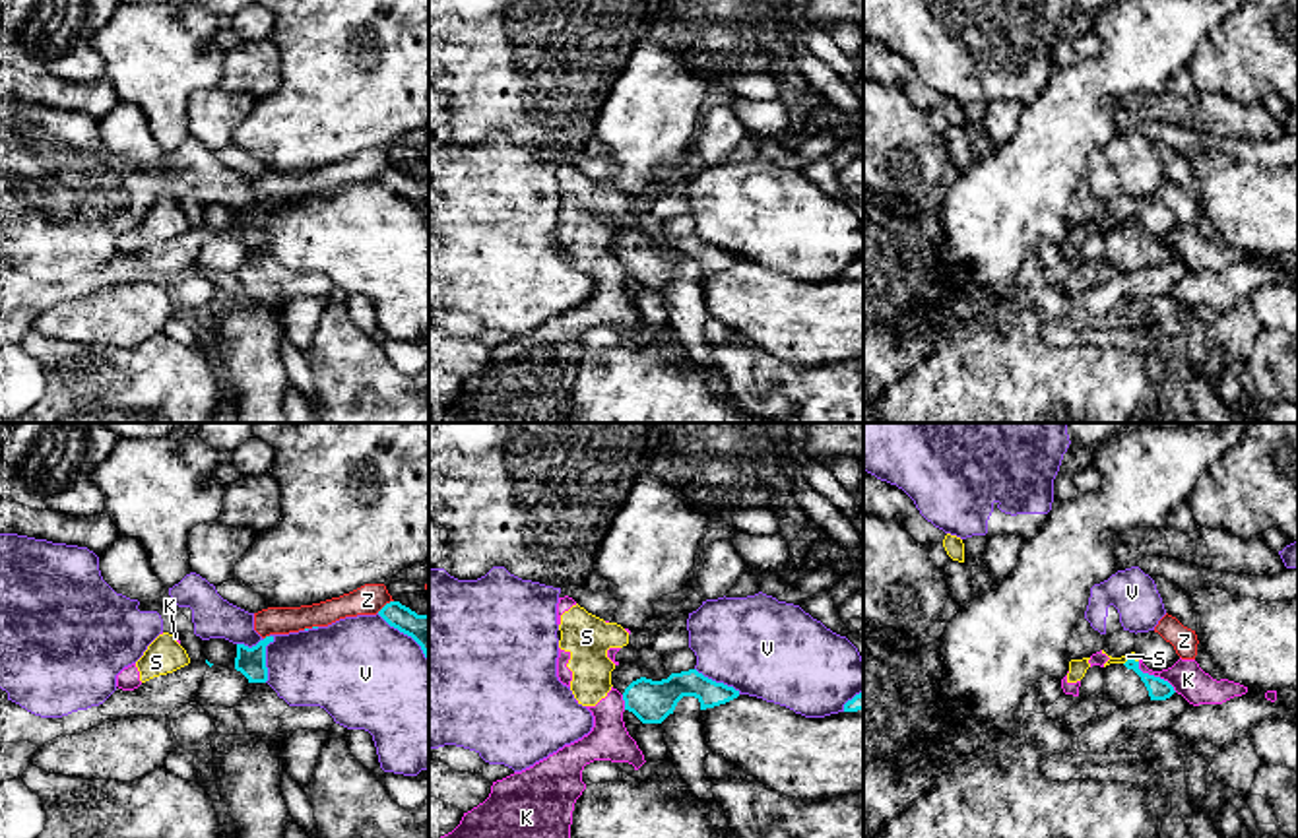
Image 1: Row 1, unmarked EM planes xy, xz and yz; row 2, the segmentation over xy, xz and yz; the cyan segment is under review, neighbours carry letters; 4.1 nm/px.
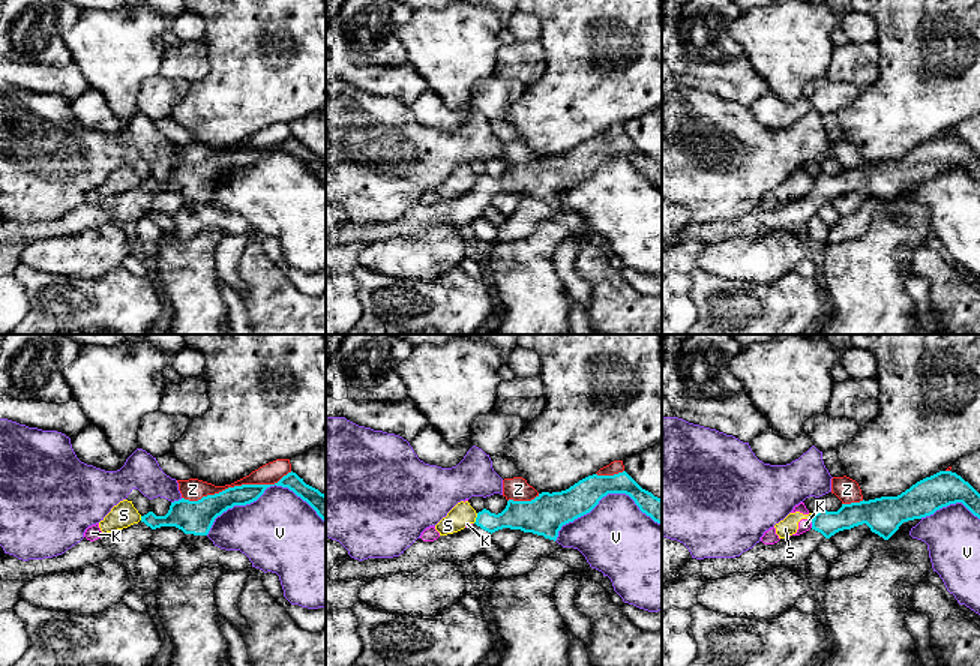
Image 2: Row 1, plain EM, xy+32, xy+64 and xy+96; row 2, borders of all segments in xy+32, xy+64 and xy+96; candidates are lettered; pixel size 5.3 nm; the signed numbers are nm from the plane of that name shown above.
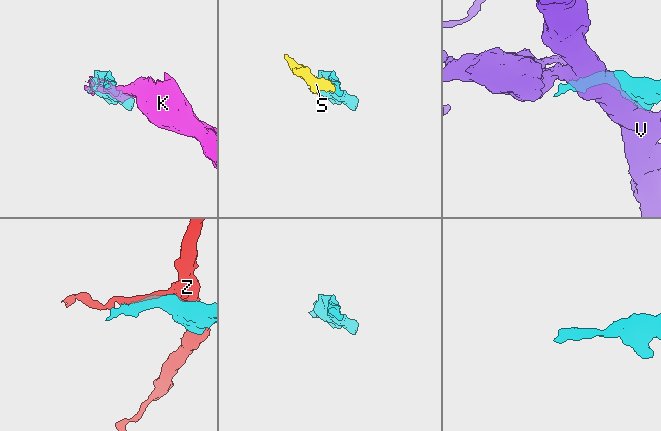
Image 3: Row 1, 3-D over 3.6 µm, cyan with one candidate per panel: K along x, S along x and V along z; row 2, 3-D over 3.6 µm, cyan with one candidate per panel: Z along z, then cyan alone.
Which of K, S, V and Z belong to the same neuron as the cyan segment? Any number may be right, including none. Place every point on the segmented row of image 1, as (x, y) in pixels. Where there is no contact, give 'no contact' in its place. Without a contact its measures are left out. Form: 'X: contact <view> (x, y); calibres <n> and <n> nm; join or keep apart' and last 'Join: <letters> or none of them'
K: contact yz (1153, 676); calibres 90 and 140 nm; keep apart
S: contact yz (1130, 660); calibres 90 and 30 nm; keep apart
V: contact xy (264, 658); calibres 120 and 320 nm; keep apart
Z: contact xy (387, 604); calibres 140 and 130 nm; keep apart
Join: none of them

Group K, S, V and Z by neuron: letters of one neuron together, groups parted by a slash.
K S / V / Z

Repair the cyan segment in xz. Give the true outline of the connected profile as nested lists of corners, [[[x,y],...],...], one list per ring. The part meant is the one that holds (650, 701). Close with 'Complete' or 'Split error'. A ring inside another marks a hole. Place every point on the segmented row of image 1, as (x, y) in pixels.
[[[636,663],[615,665],[611,685],[623,694],[625,710],[633,712],[642,724],[662,724],[673,714],[683,696],[695,696],[700,702],[700,710],[726,704],[739,696],[739,691],[733,687],[716,683],[697,669],[652,681],[642,675]]]. Split error

